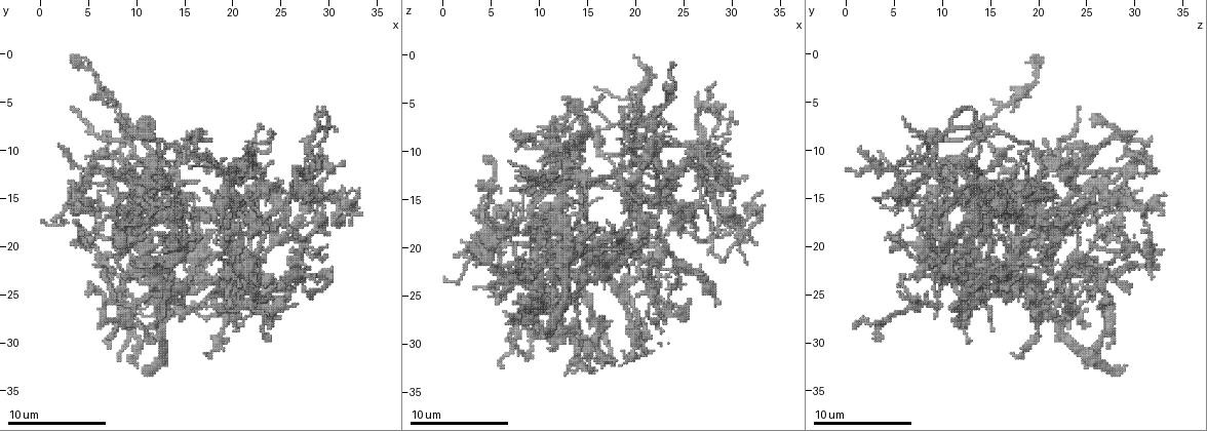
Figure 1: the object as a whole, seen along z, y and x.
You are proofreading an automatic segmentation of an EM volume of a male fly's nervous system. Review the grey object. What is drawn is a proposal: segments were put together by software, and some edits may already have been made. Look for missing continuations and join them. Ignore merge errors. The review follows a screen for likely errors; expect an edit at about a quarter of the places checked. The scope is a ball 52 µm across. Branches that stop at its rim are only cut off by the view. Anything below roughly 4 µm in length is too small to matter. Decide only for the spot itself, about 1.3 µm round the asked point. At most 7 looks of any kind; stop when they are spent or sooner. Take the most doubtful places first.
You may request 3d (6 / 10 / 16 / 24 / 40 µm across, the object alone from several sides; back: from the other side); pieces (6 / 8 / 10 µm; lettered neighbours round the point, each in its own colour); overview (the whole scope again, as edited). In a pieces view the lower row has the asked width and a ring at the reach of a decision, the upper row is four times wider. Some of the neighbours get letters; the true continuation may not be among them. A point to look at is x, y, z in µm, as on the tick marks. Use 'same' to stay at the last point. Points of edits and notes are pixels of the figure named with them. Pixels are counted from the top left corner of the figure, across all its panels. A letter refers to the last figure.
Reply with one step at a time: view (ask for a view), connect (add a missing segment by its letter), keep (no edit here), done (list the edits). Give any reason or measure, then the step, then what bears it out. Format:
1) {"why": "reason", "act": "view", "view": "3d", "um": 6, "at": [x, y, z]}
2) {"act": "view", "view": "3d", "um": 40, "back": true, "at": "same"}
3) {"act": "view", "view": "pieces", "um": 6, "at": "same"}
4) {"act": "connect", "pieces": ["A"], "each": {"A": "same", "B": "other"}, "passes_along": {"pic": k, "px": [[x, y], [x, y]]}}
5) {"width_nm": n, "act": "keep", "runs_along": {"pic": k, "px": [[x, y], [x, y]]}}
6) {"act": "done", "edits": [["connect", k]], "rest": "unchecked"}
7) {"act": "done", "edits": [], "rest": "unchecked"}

{"why": "branch stops here", "act": "view", "view": "pieces", "um": 6, "at": [5.0, 25.0, 22.0]}

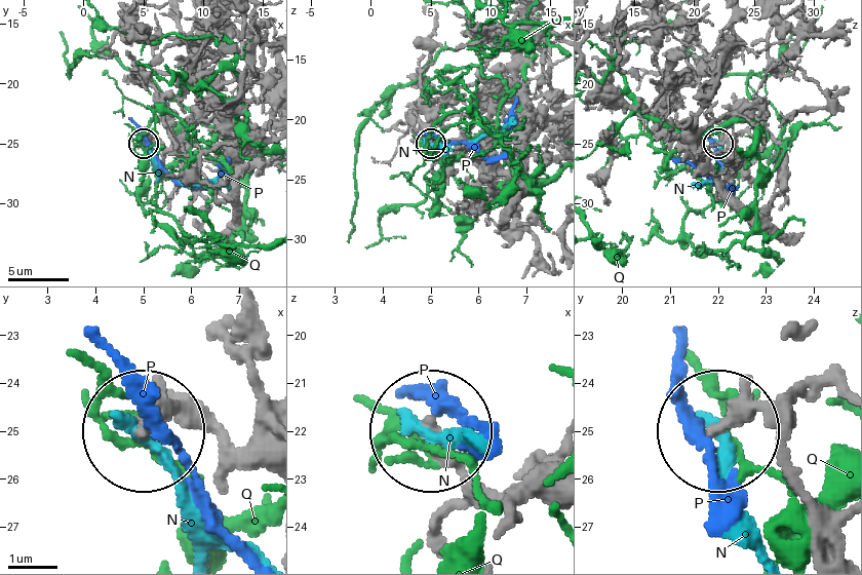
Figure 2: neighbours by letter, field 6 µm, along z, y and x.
{"width_nm": 280, "act": "keep", "each": {"N": "other", "P": "other", "Q": "other"}, "runs_along": {"pic": 2, "px": [[266, 469], [163, 417], [147, 425]]}, "found": "none of them fits"}

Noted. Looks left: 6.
{"why": "an open end", "act": "view", "view": "pieces", "um": 10, "at": [14.4, 14.2, 27.8]}

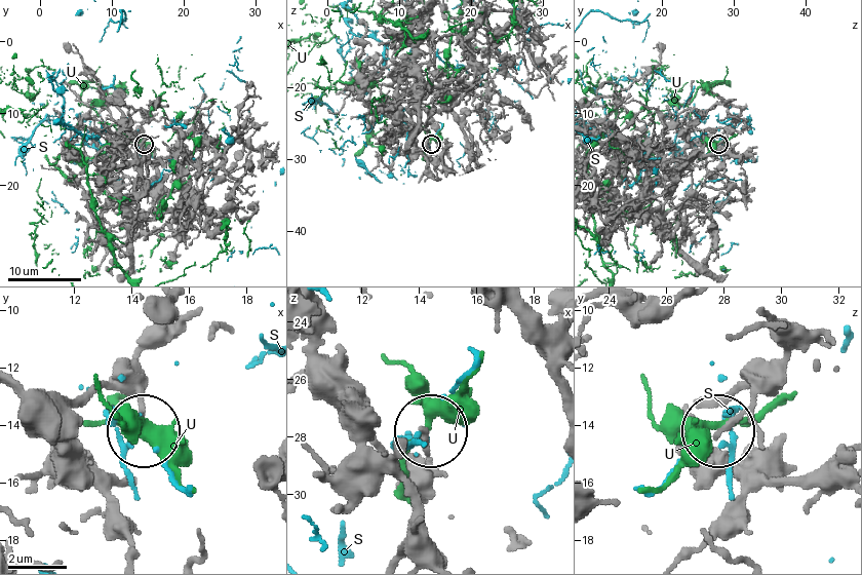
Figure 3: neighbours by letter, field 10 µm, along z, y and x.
{"act": "keep", "each": {"S": "other", "U": "other"}, "runs_along": {"pic": 3, "px": [[720, 407], [757, 387], [723, 428]]}, "found": "none of them fits"}

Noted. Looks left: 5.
{"why": "tapers out", "act": "view", "view": "pieces", "um": 6, "at": [2.0, 9.4, 19.4]}

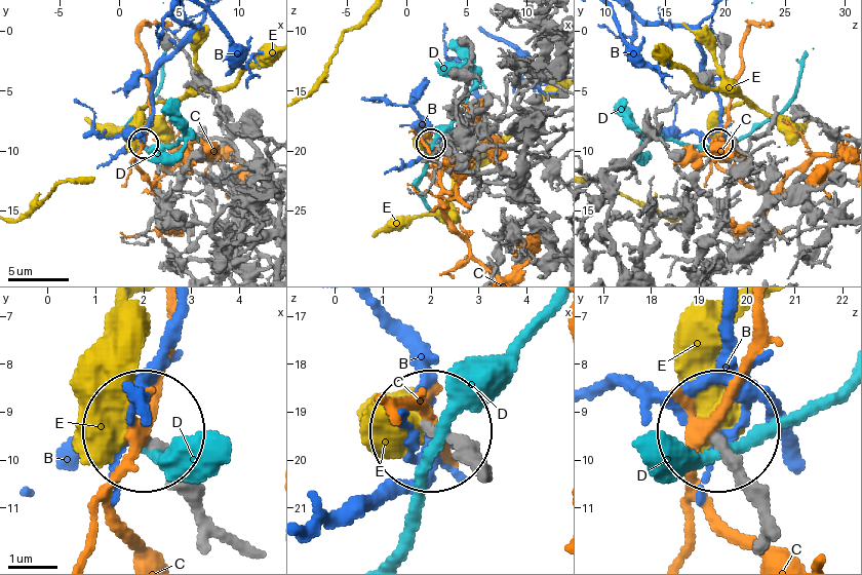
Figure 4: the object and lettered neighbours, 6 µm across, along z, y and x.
{"act": "keep", "each": {"B": "other", "C": "other", "D": "other", "E": "other"}, "runs_along": {"pic": 4, "px": [[484, 466], [431, 433]]}, "found": "none of them fits"}

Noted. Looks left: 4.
{"act": "done", "edits": [], "rest": "unchecked"}

